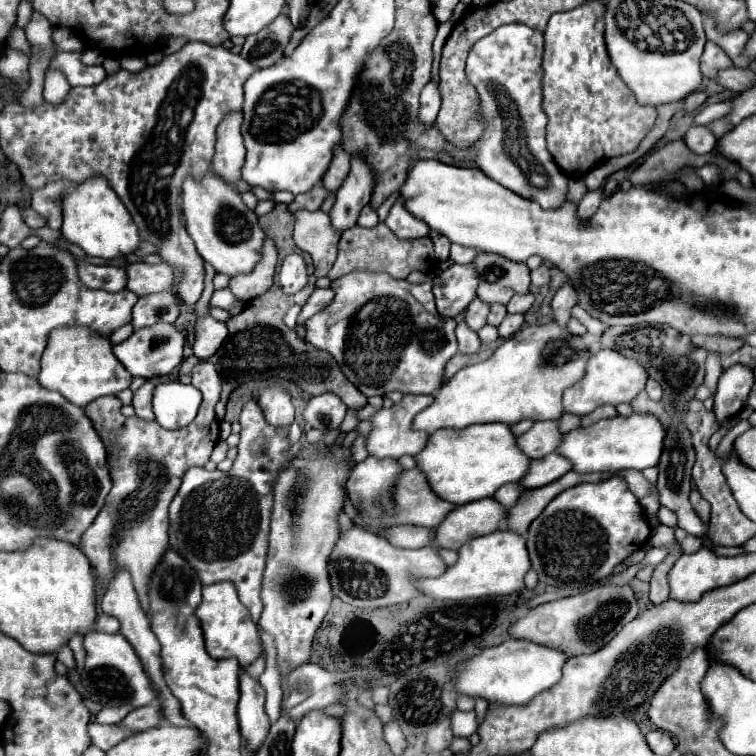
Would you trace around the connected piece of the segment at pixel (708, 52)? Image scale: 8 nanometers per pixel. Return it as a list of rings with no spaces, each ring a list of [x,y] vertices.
[[[706,42],[706,48],[704,48],[704,54],[700,58],[700,70],[706,78],[710,80],[716,80],[718,78],[718,72],[724,70],[724,68],[730,68],[732,66],[732,60],[724,54],[724,50],[714,44],[714,42]]]

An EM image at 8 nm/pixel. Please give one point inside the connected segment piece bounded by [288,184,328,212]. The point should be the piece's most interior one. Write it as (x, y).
(312, 200)

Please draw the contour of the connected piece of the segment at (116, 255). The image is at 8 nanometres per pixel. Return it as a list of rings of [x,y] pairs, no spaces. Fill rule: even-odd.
[[[98,176],[78,184],[70,194],[64,196],[62,206],[64,206],[64,224],[62,224],[64,238],[80,246],[88,256],[102,258],[106,262],[106,260],[122,260],[138,250],[142,242],[138,226],[134,224],[132,216],[120,202],[120,198]]]

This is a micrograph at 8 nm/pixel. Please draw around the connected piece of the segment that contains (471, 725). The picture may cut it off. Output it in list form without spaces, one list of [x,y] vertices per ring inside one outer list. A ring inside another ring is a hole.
[[[456,710],[452,714],[450,728],[452,728],[454,736],[468,738],[470,734],[476,732],[476,714],[474,712],[460,712],[460,710]]]

